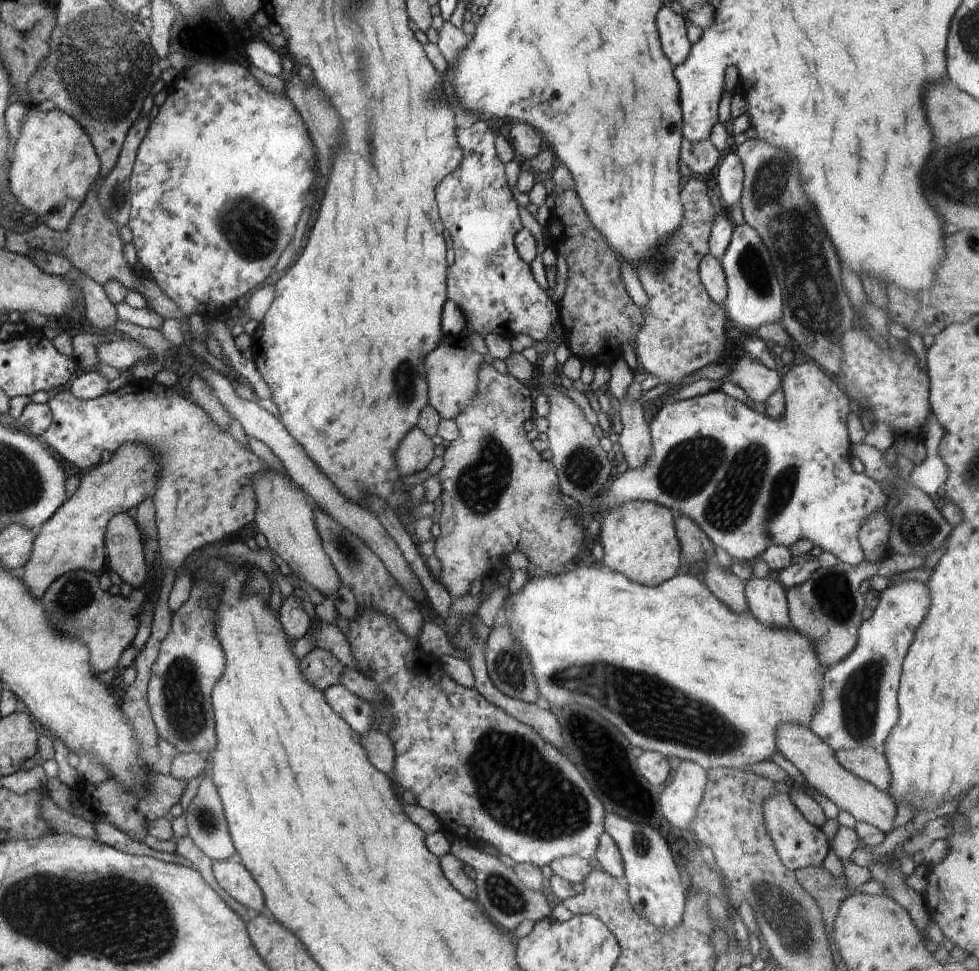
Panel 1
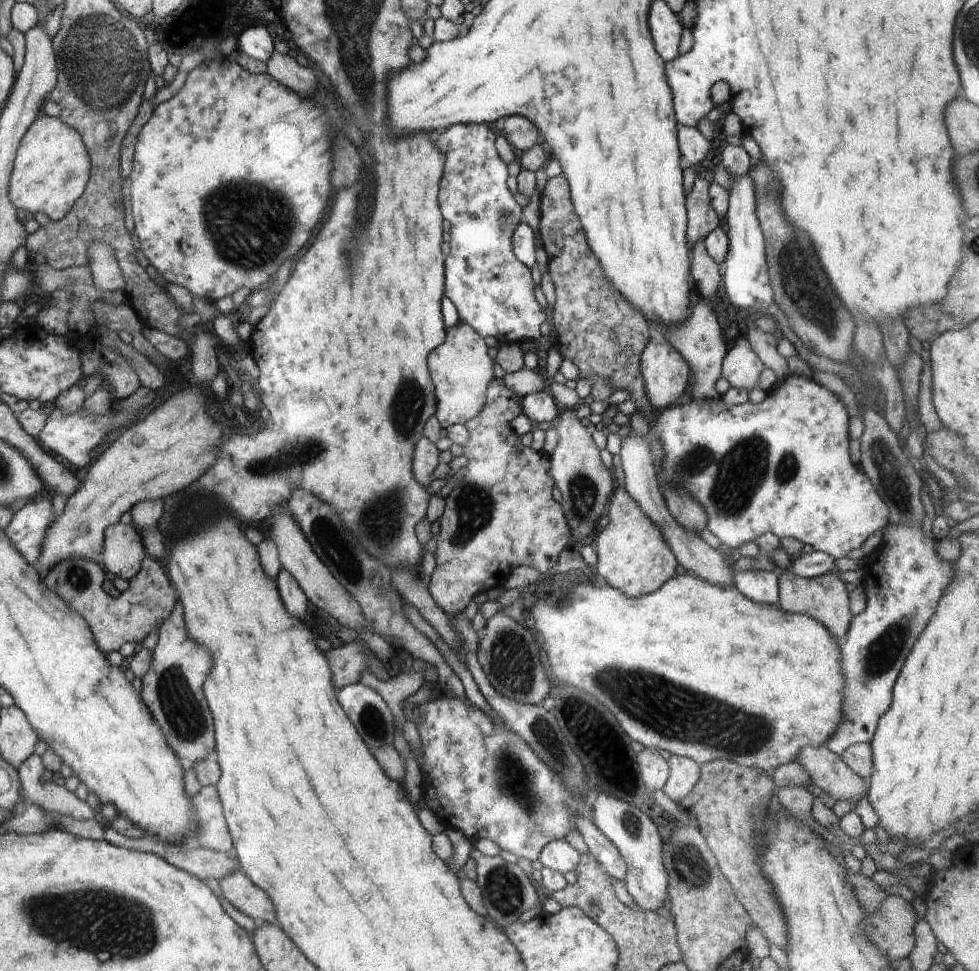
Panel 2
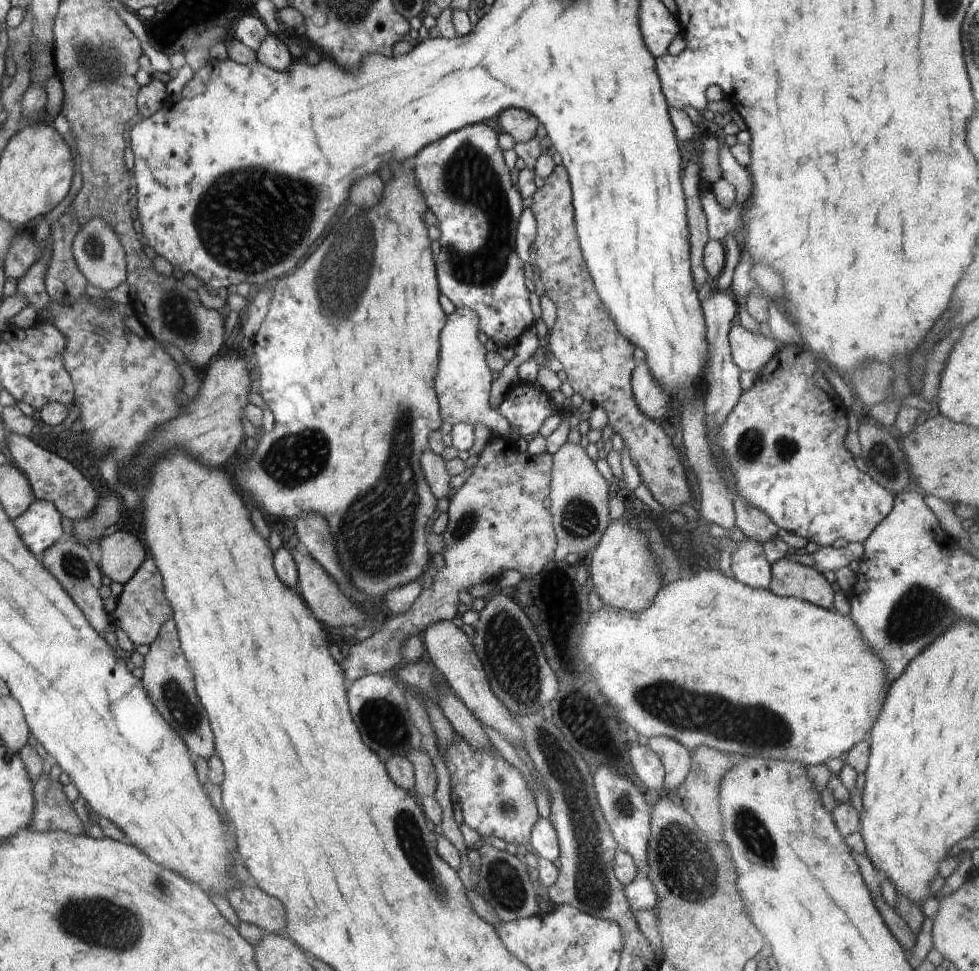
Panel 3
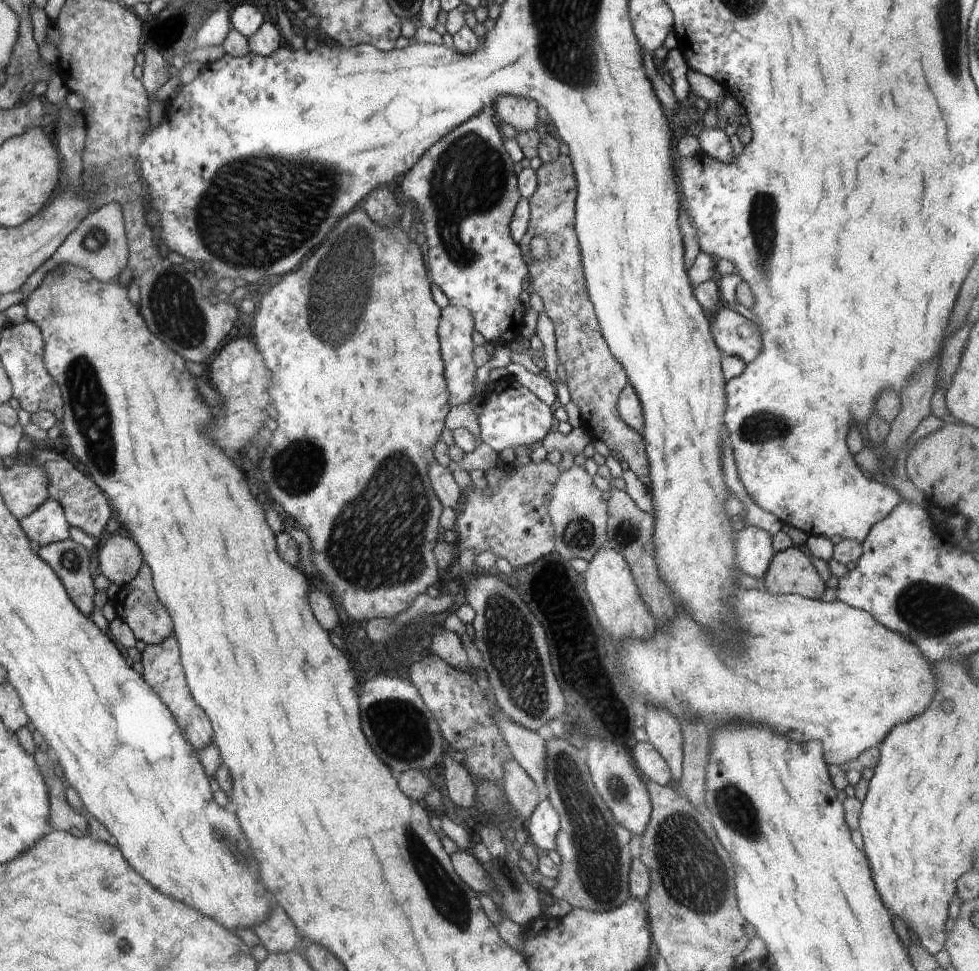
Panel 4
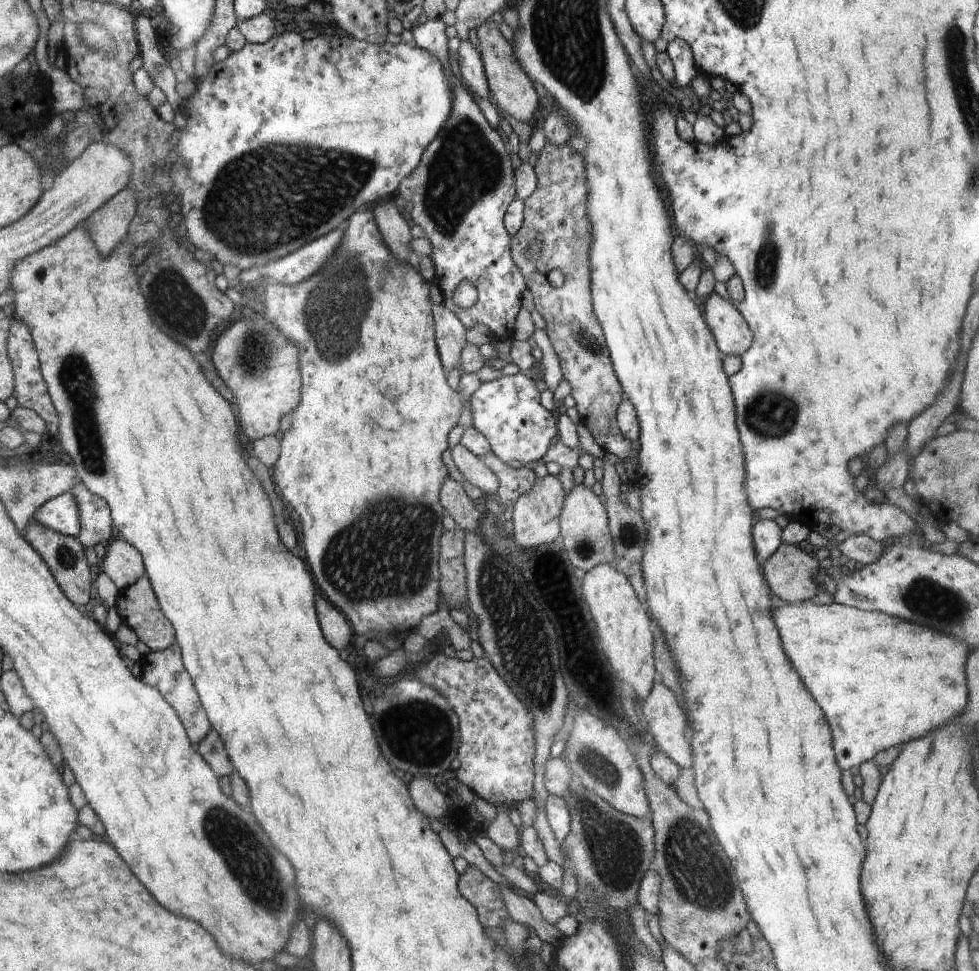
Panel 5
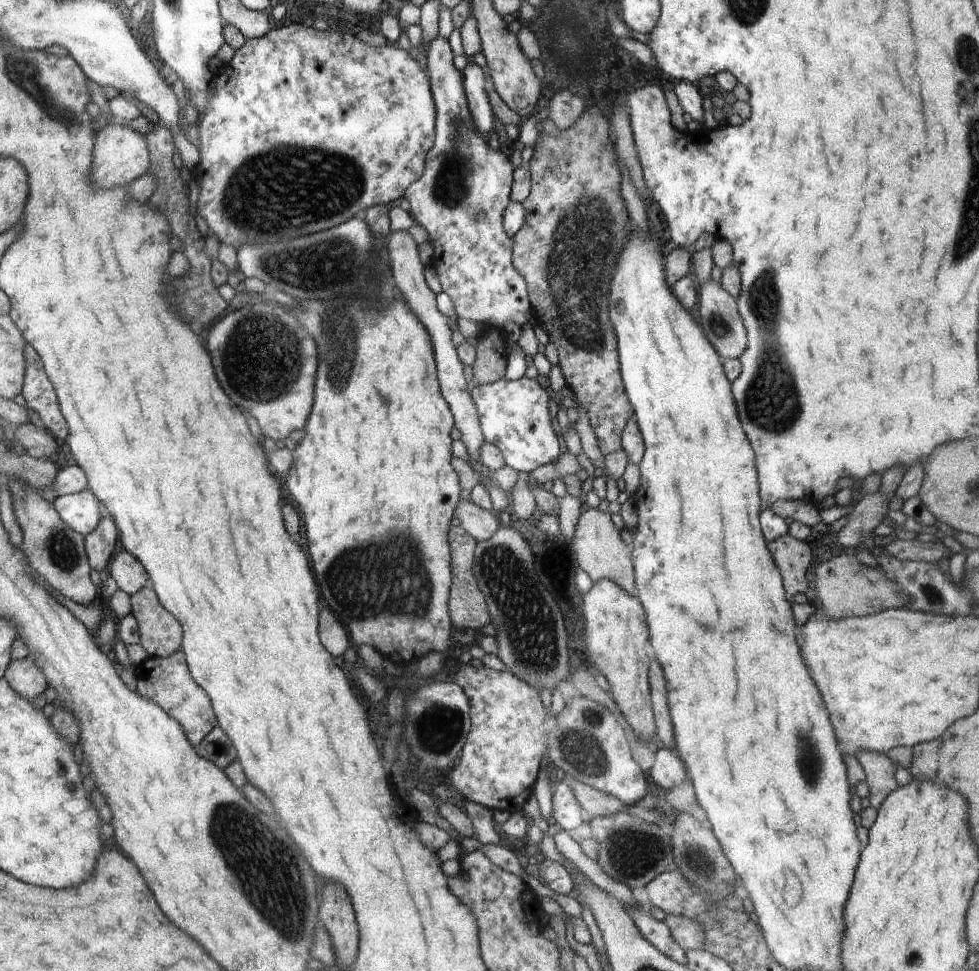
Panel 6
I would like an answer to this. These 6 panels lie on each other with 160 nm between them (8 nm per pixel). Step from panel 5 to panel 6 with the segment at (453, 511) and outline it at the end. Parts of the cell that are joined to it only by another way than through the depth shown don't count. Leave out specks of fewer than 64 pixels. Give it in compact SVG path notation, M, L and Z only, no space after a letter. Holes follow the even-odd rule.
M460 499L455 516L460 519L460 526L477 542L487 541L501 528L499 518L490 513L489 506L475 504L472 501Z

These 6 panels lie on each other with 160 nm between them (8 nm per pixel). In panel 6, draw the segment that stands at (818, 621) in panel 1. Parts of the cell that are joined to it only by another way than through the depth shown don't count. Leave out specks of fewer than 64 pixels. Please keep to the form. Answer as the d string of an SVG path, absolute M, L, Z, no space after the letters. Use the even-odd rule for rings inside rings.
M786 533L766 544L783 578L784 590L787 594L793 597L798 592L808 592L806 572L814 558L808 547L808 541L792 538L790 533Z

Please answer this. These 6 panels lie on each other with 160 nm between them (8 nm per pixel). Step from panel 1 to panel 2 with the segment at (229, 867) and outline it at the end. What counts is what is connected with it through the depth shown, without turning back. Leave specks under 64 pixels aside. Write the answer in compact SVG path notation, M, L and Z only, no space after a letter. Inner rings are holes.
M242 870L225 876L219 883L224 897L236 910L257 923L279 924L276 915L272 914L270 898Z

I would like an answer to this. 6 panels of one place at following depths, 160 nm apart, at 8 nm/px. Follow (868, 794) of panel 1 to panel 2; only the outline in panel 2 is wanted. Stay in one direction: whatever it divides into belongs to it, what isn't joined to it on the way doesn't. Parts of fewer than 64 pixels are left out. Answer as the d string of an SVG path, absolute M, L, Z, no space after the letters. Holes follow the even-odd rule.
M826 745L805 747L797 760L808 772L816 786L828 792L837 801L852 801L857 804L867 785L847 764Z

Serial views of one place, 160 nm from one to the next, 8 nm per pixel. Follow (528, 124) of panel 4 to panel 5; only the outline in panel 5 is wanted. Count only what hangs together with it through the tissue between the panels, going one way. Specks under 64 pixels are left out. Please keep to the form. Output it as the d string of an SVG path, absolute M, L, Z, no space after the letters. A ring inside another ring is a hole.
M484 21L476 28L476 33L488 88L496 100L497 109L522 123L528 123L539 103L533 82L530 82L530 78L518 66L514 52L512 52L512 46L499 32L496 23Z

